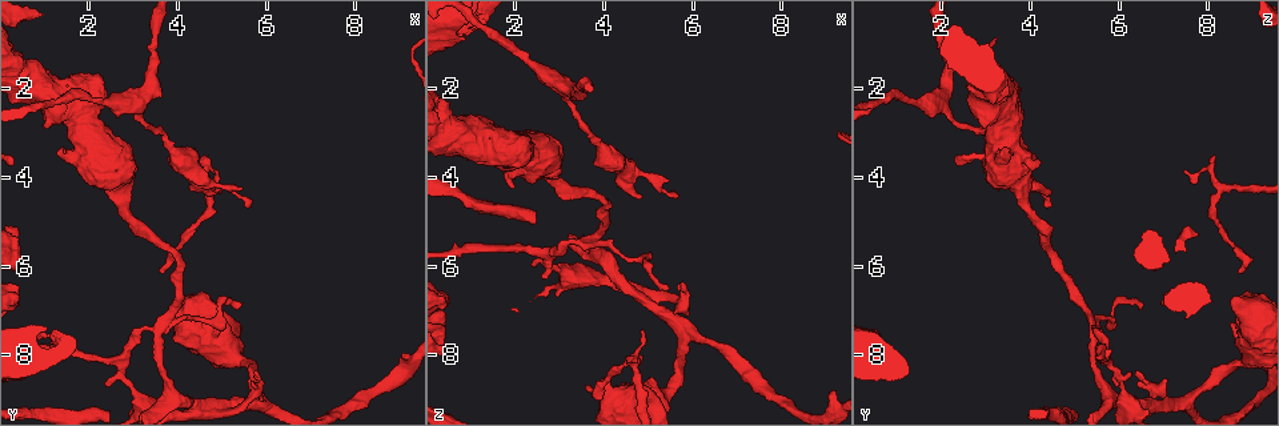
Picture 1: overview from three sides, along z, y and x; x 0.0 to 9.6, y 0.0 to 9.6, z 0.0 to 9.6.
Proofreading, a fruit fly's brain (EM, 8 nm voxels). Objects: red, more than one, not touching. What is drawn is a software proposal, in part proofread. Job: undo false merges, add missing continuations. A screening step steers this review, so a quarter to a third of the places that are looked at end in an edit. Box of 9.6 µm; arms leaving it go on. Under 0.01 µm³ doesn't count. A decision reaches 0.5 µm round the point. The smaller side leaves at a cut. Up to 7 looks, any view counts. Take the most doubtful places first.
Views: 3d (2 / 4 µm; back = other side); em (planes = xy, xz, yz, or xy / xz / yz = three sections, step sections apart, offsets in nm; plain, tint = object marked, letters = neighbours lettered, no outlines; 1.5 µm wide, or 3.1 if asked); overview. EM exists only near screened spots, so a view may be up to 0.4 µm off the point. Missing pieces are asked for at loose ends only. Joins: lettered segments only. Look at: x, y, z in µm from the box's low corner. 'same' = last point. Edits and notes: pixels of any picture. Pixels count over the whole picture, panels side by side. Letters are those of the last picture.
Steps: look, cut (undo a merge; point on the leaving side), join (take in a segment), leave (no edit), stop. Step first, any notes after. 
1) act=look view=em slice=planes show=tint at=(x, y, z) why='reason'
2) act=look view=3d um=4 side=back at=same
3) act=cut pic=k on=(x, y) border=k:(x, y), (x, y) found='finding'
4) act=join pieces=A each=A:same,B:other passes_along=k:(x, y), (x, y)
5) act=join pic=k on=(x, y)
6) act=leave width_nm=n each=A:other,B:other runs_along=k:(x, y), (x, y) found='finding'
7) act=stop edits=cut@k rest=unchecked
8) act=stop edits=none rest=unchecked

act=look view=3d um=2 at=(2.35, 8.60, 5.95) why='branch stops here'

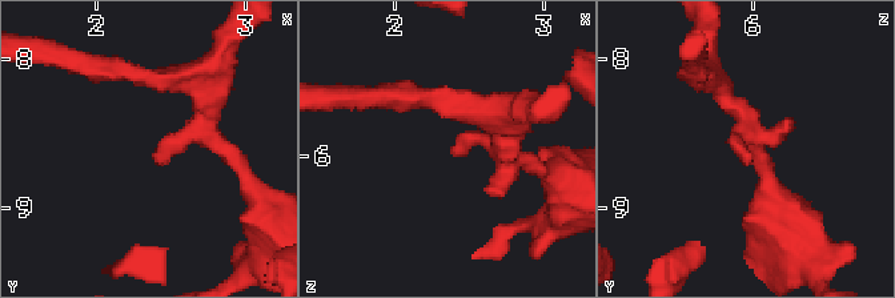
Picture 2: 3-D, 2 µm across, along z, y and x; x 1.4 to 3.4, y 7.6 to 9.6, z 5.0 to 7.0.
act=look view=em slice=planes show=plain at=(2.38, 8.66, 5.96)

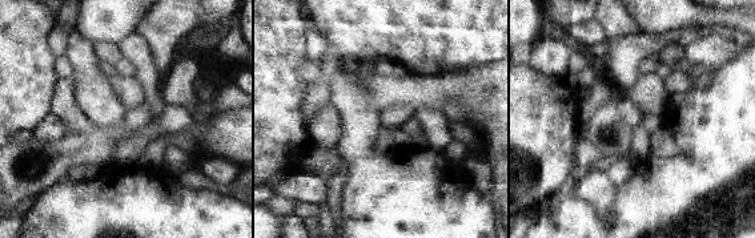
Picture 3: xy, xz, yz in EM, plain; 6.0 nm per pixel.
act=look view=em slice=planes show=letters at=same why='see the neighbours'

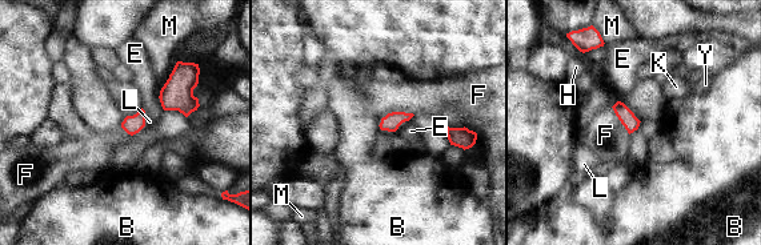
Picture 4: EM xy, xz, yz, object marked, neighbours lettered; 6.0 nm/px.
act=leave each=B:other,E:other,F:other,H:other,K:other,L:other,M:other,Y:other border=4:(413, 113), (388, 112), (380, 119) found='no lettered segment goes on from it'

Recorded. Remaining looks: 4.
act=look view=em slice=planes show=letters at=(5.00, 7.00, 5.80) why='a narrow waist'

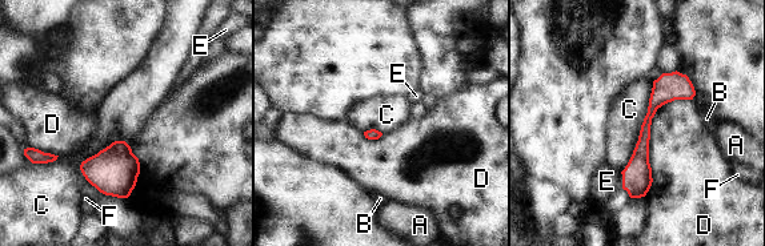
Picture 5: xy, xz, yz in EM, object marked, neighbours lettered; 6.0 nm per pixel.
act=leave each=A:other,B:other,C:other,D:other,E:other,F:other border=5:(653, 83), (639, 140), (620, 172) found='all the same cell'

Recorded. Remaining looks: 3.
act=look view=em slice=yz step=4 show=tint at=(3.45, 1.15, 2.00) why='sudden change in width'

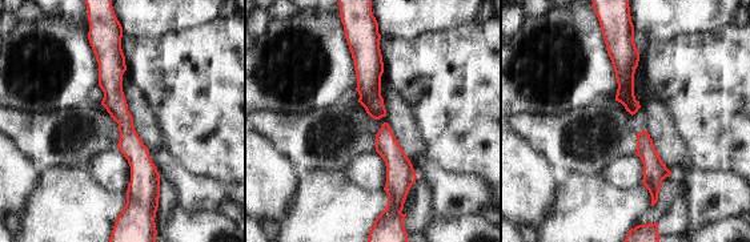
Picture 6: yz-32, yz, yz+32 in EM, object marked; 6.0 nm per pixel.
act=look view=em slice=planes show=letters at=same

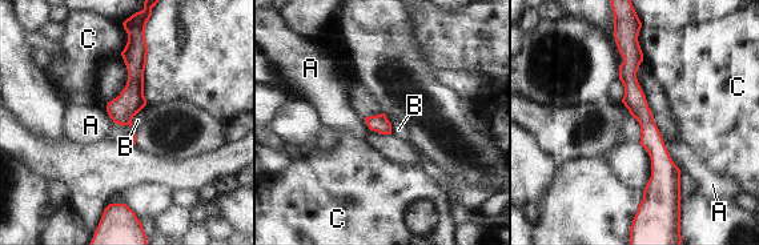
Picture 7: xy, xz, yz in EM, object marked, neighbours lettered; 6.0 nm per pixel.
act=leave each=A:other,B:other,C:other border=7:(385, 116), (390, 123), (392, 133) found='continuous, no second cell'

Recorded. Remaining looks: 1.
act=stop edits=none rest=unchecked

